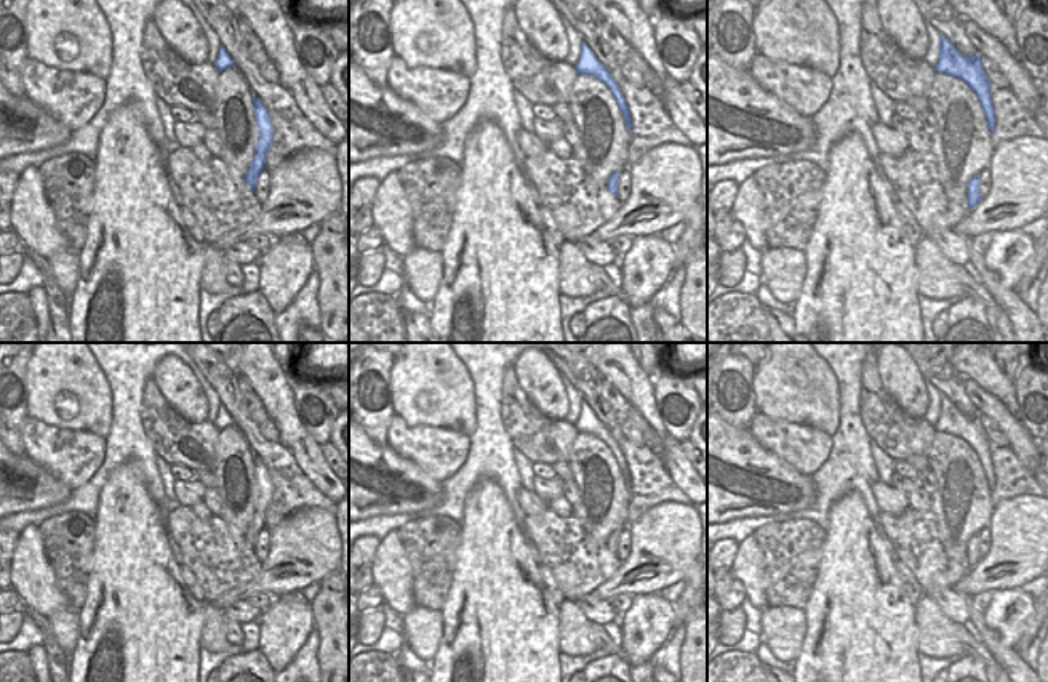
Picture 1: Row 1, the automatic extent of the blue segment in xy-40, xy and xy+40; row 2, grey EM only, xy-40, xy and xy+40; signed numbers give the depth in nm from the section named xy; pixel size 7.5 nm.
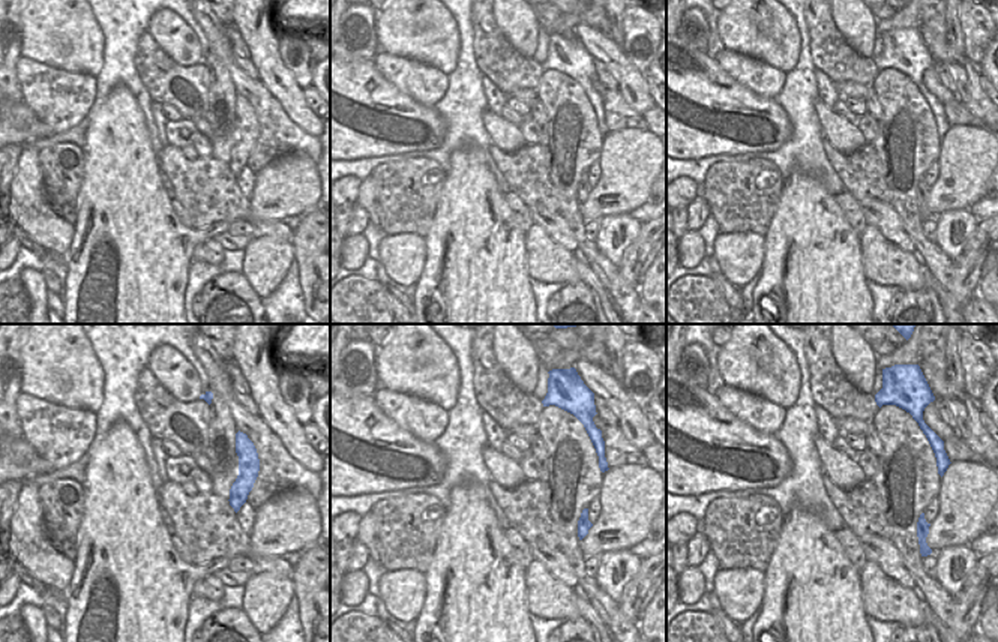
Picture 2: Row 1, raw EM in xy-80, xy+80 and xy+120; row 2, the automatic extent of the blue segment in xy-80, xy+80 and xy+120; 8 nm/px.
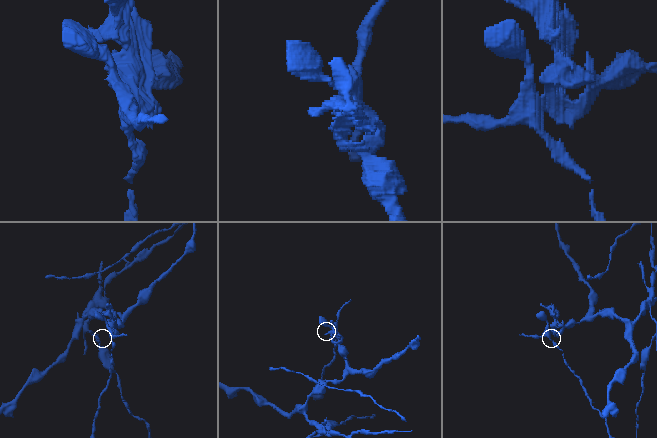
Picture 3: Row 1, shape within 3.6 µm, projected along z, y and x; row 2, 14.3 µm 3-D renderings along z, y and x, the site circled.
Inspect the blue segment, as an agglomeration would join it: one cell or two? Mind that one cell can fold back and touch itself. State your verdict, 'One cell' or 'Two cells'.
Two cells.

